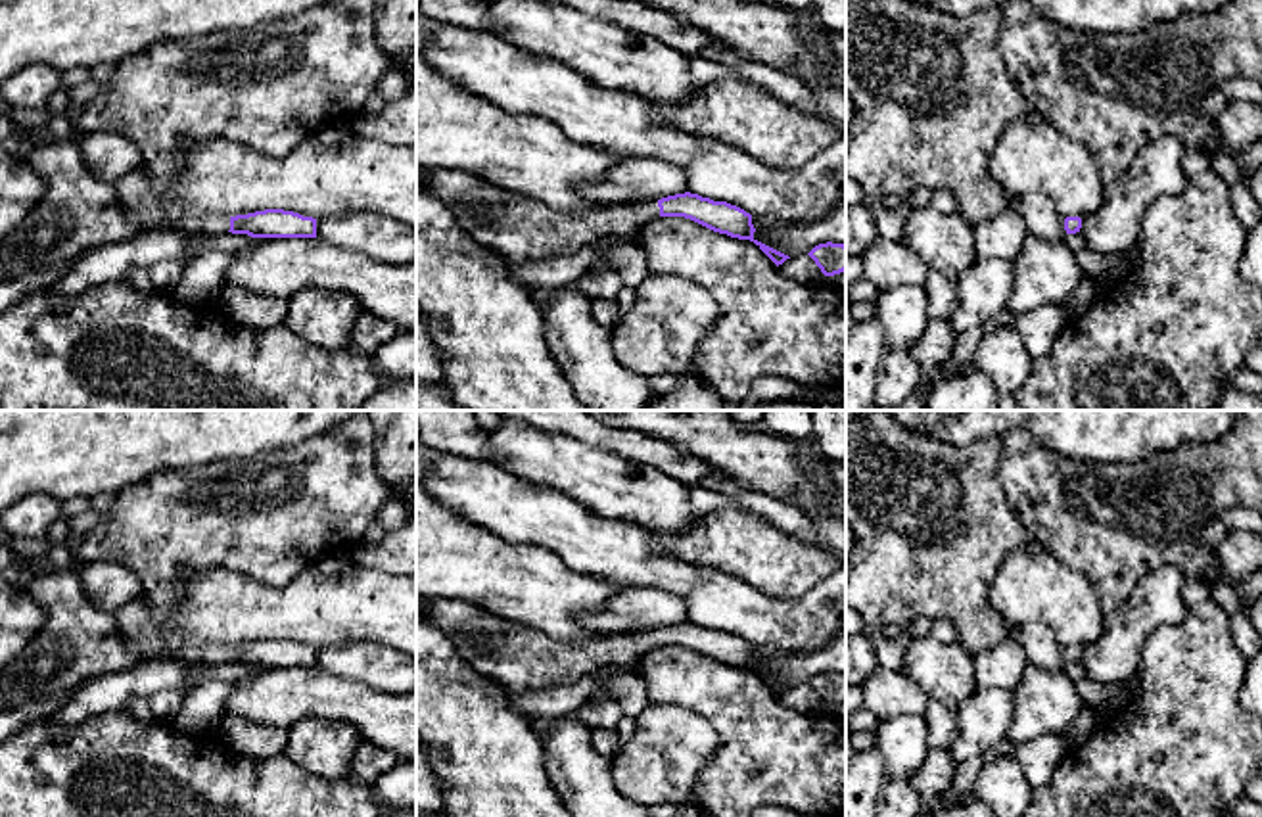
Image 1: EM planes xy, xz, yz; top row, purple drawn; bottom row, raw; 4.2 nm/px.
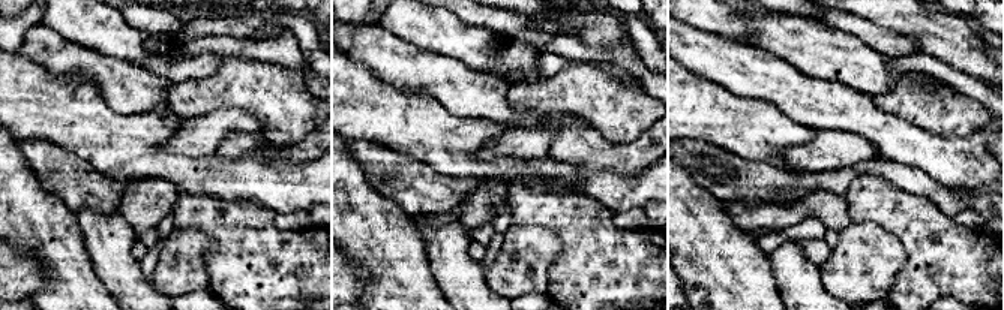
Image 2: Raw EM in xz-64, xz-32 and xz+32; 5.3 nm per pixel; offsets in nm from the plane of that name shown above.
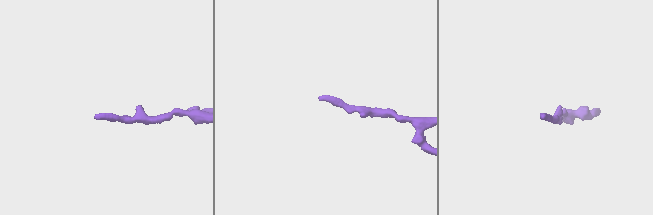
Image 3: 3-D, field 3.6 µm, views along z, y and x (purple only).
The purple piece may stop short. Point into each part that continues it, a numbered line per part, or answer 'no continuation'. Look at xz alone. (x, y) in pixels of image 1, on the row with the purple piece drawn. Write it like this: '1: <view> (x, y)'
1: xz (520, 229)

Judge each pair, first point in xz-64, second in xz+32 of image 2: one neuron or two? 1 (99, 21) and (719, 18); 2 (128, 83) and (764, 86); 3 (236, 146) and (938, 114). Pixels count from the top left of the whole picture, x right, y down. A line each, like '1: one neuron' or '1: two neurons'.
1: two neurons
2: one neuron
3: two neurons

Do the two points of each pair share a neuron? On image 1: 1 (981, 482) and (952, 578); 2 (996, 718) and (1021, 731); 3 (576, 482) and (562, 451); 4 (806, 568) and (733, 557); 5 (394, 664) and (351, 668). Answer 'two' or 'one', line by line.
1: one
2: two
3: one
4: one
5: one

